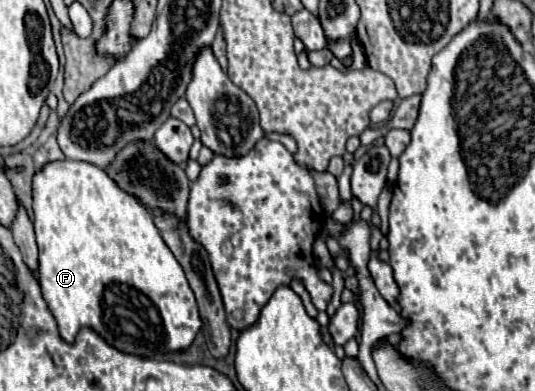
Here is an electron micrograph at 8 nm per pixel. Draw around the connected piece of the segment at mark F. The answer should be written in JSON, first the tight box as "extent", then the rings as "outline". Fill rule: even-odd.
{"extent":[33,159,201,357],"outline":[[[71,159],[45,163],[33,175],[33,225],[39,247],[39,285],[65,341],[73,343],[81,327],[91,327],[113,347],[141,357],[159,357],[191,345],[201,329],[201,317],[179,261],[165,245],[149,211],[101,167]]]}

